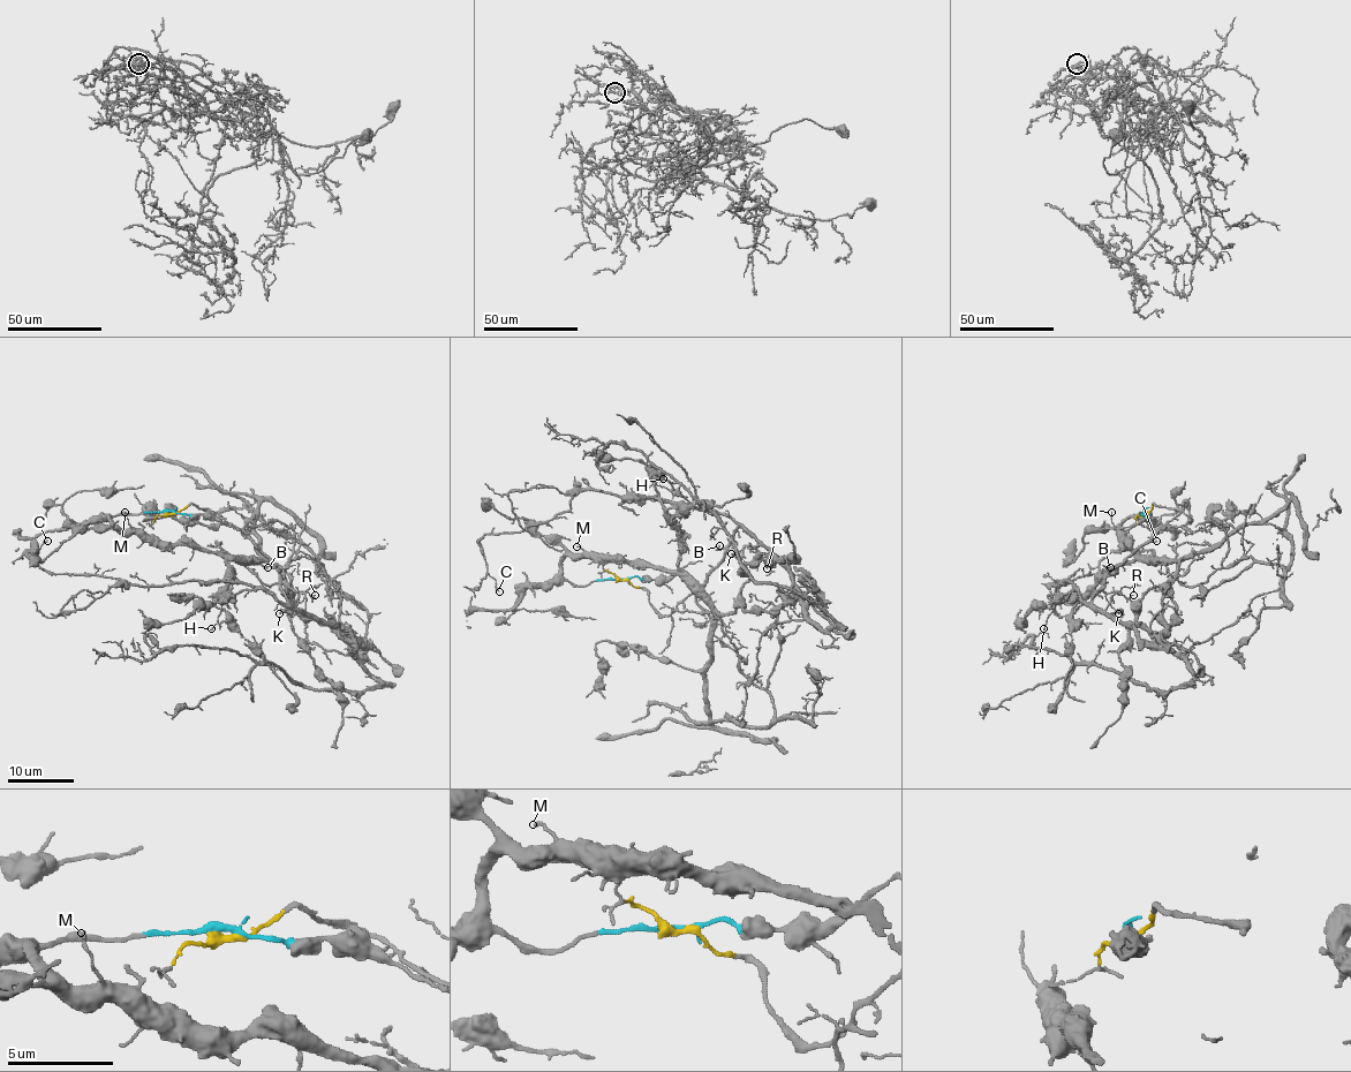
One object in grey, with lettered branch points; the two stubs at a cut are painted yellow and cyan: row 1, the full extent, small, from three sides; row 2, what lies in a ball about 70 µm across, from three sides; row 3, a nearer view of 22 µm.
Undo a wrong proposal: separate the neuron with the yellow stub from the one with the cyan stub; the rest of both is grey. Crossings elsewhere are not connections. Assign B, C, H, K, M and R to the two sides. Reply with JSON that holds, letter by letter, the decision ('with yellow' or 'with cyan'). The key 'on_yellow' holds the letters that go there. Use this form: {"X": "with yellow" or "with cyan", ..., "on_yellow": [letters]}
{"B": "with yellow", "C": "with yellow", "H": "with yellow", "K": "with yellow", "M": "with cyan", "R": "with yellow", "on_yellow": ["B", "C", "H", "K", "R"]}

